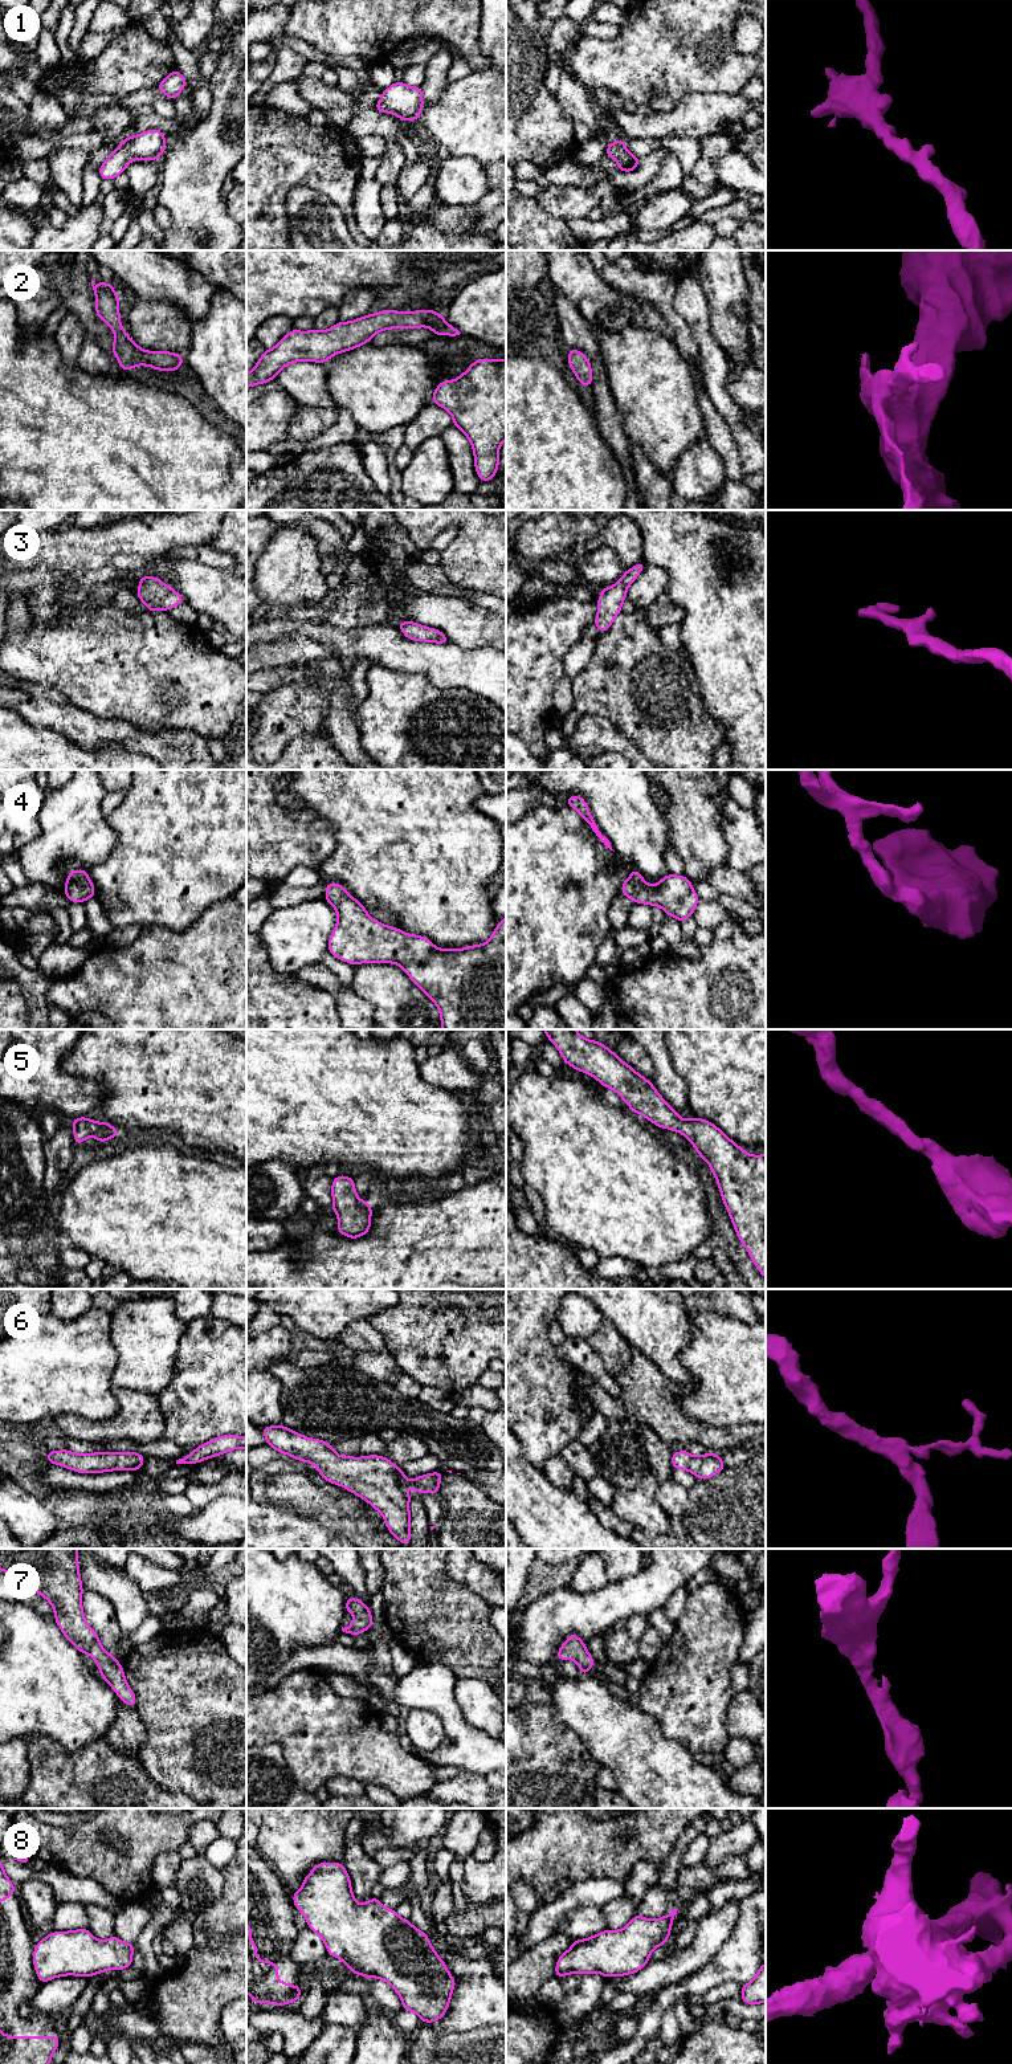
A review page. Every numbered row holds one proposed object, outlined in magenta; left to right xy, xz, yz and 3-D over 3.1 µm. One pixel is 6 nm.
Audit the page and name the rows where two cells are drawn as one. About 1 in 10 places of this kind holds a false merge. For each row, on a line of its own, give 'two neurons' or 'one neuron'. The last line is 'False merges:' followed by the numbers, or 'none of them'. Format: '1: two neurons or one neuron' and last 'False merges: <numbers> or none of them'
1: one neuron
2: one neuron
3: one neuron
4: one neuron
5: one neuron
6: one neuron
7: one neuron
8: one neuron
False merges: none of them

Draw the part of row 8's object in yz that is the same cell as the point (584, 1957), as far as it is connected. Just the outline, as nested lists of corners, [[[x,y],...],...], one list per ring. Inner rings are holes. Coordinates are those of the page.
[[[677,1910],[657,1920],[637,1913],[621,1930],[603,1930],[585,1939],[574,1939],[574,1945],[559,1955],[555,1977],[600,1973],[608,1978],[640,1971],[652,1951],[666,1945]]]

